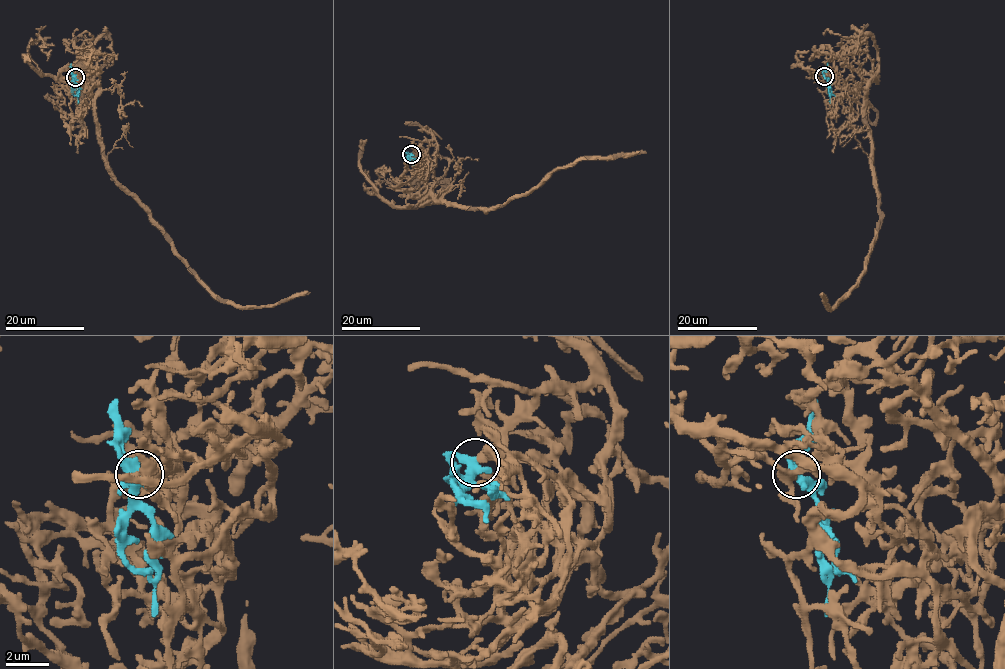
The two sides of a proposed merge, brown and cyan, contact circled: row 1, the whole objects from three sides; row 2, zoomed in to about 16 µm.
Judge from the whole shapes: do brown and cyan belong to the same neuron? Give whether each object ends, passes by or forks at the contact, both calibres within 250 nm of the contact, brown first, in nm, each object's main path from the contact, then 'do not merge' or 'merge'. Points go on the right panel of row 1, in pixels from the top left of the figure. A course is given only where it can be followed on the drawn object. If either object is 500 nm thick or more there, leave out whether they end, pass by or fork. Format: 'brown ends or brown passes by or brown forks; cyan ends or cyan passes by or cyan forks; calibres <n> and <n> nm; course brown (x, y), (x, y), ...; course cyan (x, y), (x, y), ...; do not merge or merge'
brown passes by; cyan passes by; calibres 280 and 460 nm; course brown (824, 76), (834, 55), (862, 50), (870, 60), (865, 123), (879, 221), (865, 272), (832, 308), (822, 294); course cyan (824, 76), (829, 86), (830, 103); merge

